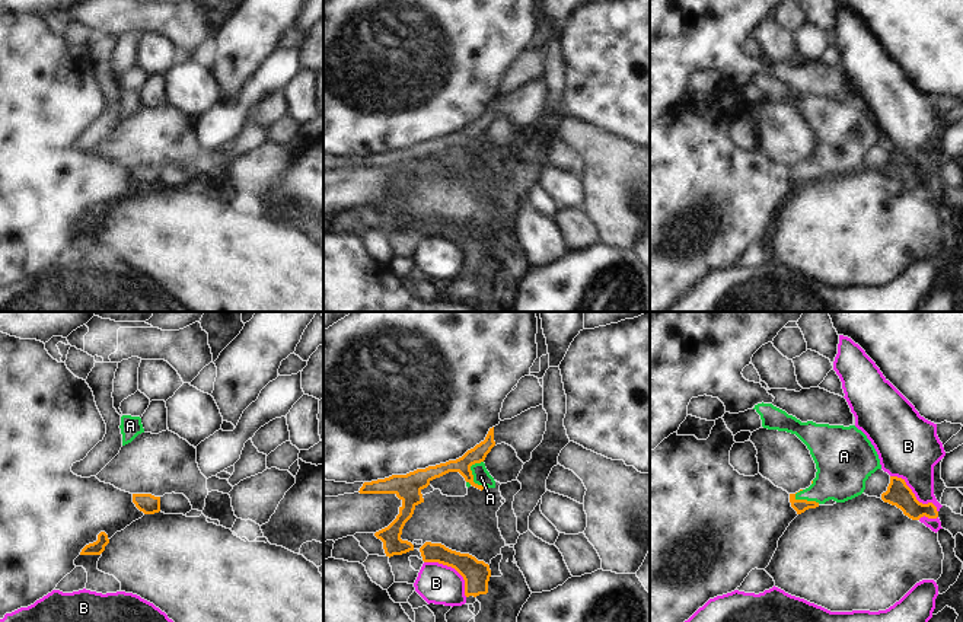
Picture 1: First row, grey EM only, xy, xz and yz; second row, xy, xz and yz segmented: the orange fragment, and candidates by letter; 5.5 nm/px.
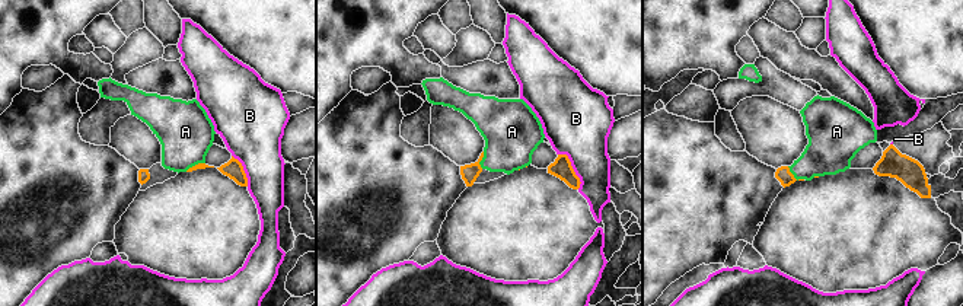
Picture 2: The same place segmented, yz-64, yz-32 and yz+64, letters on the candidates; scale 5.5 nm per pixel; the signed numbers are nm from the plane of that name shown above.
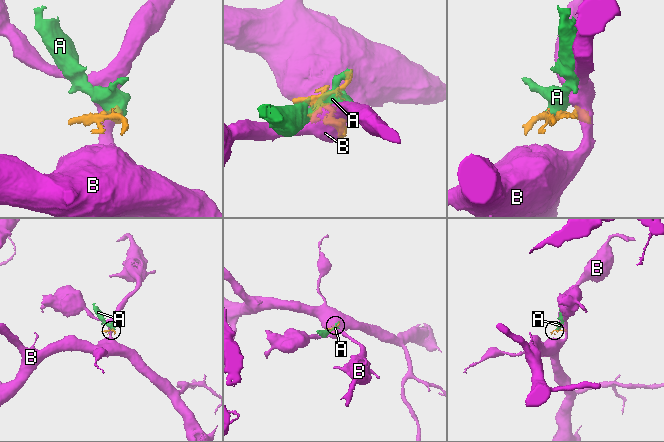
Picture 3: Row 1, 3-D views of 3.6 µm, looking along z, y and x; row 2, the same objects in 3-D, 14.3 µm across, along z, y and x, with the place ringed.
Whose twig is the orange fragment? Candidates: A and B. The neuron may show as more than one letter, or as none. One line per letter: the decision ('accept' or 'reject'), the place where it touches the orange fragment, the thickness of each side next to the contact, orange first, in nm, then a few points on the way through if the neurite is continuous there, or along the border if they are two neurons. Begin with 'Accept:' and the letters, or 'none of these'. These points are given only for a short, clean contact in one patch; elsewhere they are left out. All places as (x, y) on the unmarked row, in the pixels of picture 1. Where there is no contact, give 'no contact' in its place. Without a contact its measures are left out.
Accept: A
A: accept; meets orange in xz at (471, 147); 90 nm thick on the orange side, 90 nm on the other; runs through xz (477, 128), (471, 137), (471, 147), (481, 150)
B: reject; meets orange in xz at (453, 241); 150 nm thick on the orange side, 220 nm on the other; border along xz (424, 235), (450, 239), (462, 251), (466, 270)

